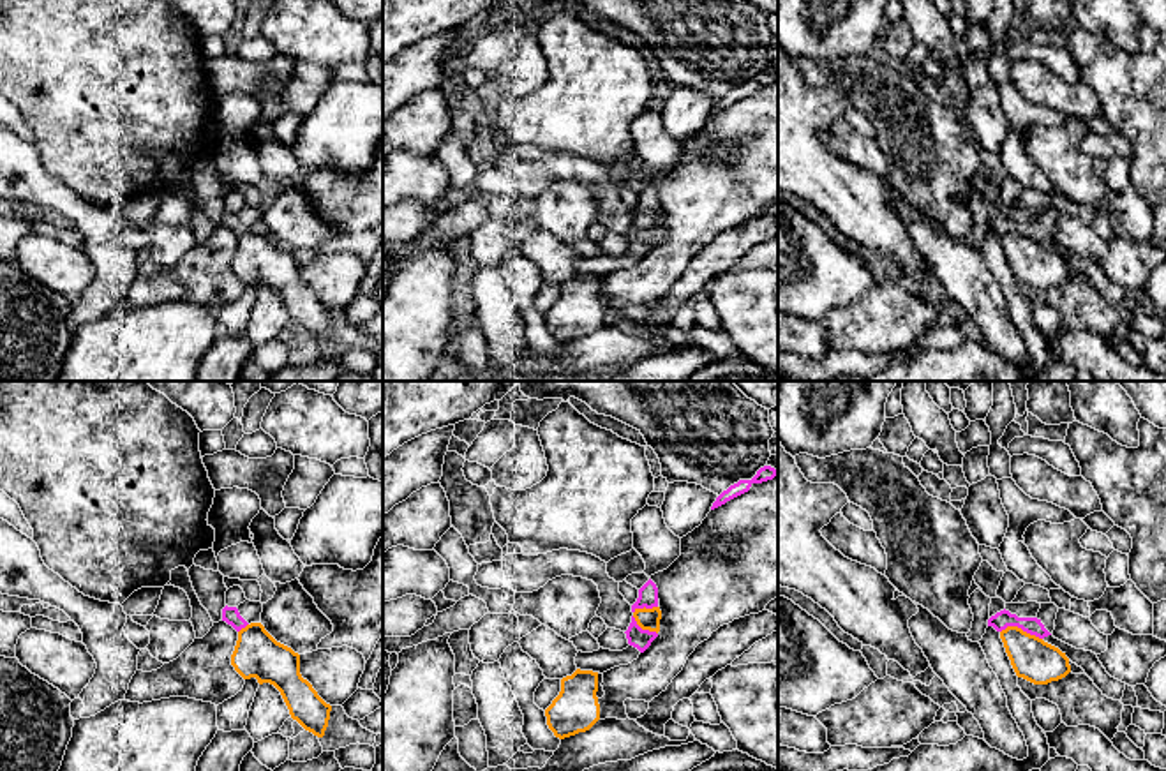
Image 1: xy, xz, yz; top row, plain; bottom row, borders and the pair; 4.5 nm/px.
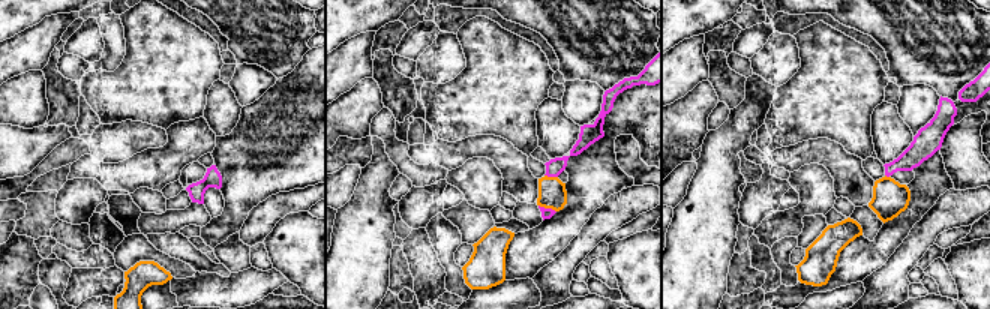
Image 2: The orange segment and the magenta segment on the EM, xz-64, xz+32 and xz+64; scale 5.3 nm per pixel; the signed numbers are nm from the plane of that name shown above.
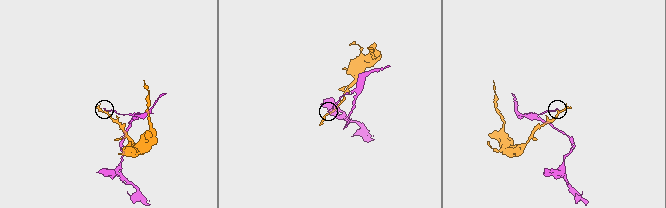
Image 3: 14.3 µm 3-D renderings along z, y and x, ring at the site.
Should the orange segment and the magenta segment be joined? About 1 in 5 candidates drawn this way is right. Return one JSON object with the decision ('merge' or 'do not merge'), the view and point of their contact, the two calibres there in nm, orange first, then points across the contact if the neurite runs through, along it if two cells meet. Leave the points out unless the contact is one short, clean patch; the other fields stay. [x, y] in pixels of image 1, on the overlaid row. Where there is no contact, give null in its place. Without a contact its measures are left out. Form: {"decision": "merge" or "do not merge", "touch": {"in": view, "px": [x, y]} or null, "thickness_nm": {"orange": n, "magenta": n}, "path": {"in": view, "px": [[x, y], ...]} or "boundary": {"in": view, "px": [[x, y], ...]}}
{"decision": "do not merge", "touch": {"in": "yz", "px": [1020, 628]}, "thickness_nm": {"orange": 200, "magenta": 80}, "boundary": {"in": "yz", "px": [[1001, 630], [1020, 627], [1041, 639]]}}

